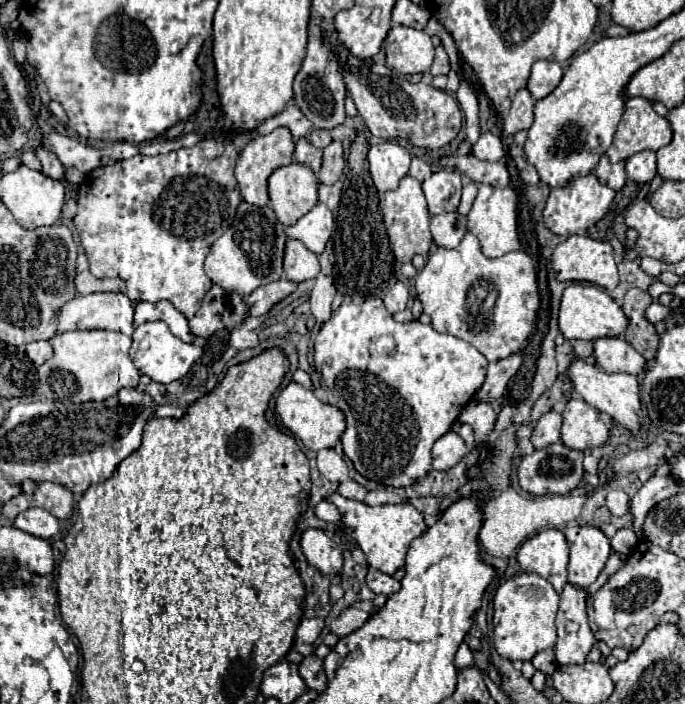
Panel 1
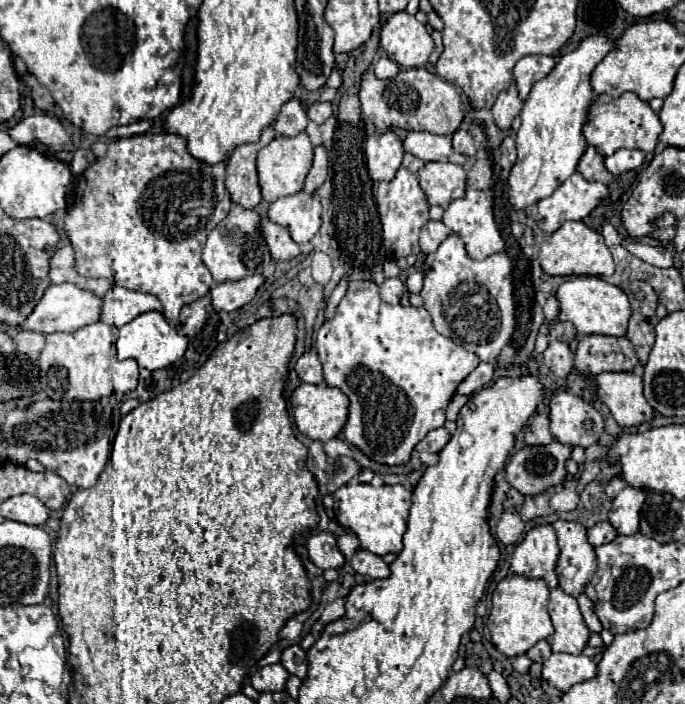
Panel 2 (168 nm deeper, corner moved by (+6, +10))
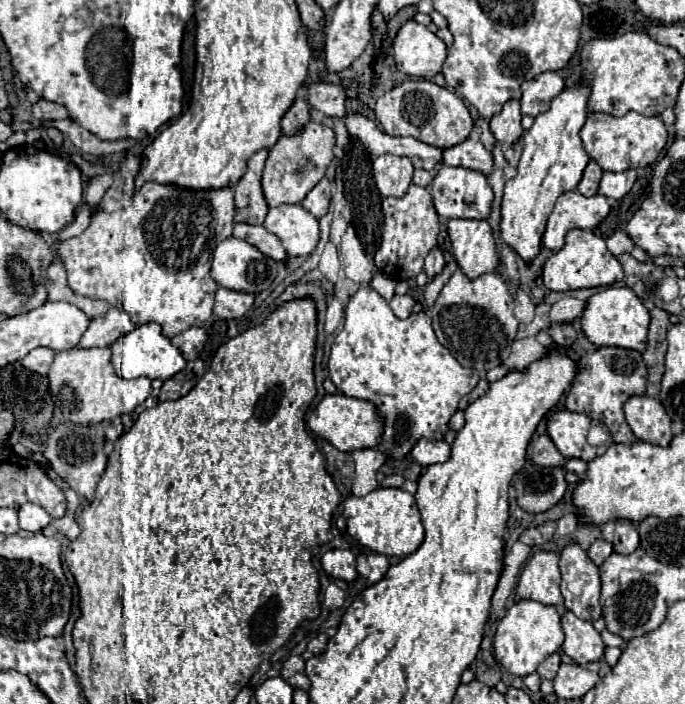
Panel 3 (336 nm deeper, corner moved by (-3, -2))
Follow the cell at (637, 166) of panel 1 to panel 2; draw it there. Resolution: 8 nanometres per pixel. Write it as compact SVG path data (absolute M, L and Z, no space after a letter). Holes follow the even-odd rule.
M617 150L613 156L605 158L605 168L609 174L619 176L623 172L635 170L643 164L645 152L643 150Z

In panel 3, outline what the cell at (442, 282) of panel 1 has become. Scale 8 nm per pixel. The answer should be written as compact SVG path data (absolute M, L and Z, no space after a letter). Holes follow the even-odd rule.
M456 268L436 298L430 316L438 342L448 348L448 352L462 366L476 368L480 374L506 360L518 330L518 320L514 318L514 298L506 280L498 272L482 274L476 280L470 280L462 268Z

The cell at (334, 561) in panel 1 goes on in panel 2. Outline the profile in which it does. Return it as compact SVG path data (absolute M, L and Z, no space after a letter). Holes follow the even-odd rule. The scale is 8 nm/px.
M317 532L307 542L309 558L315 566L327 570L327 568L341 568L345 558L335 546L335 536L329 532Z

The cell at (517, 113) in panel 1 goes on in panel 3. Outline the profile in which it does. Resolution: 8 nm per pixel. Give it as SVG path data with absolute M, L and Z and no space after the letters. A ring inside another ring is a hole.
M508 100L502 108L500 114L496 114L490 120L490 130L496 136L498 142L514 144L522 136L522 126L520 126L522 114L520 114L520 102L518 100Z

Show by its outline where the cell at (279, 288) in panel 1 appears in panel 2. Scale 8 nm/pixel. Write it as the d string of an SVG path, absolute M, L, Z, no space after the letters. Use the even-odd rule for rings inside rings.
M247 276L237 282L217 284L211 288L211 304L215 310L233 312L233 310L245 306L247 302L251 302L251 298L255 296L257 288L263 282L265 282L263 276Z

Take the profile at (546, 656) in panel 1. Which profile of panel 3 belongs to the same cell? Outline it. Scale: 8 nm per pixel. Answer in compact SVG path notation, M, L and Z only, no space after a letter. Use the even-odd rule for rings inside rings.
M554 652L554 654L550 654L550 656L548 656L540 666L538 666L538 674L540 674L542 678L552 680L552 678L556 676L558 668L560 668L560 654Z

